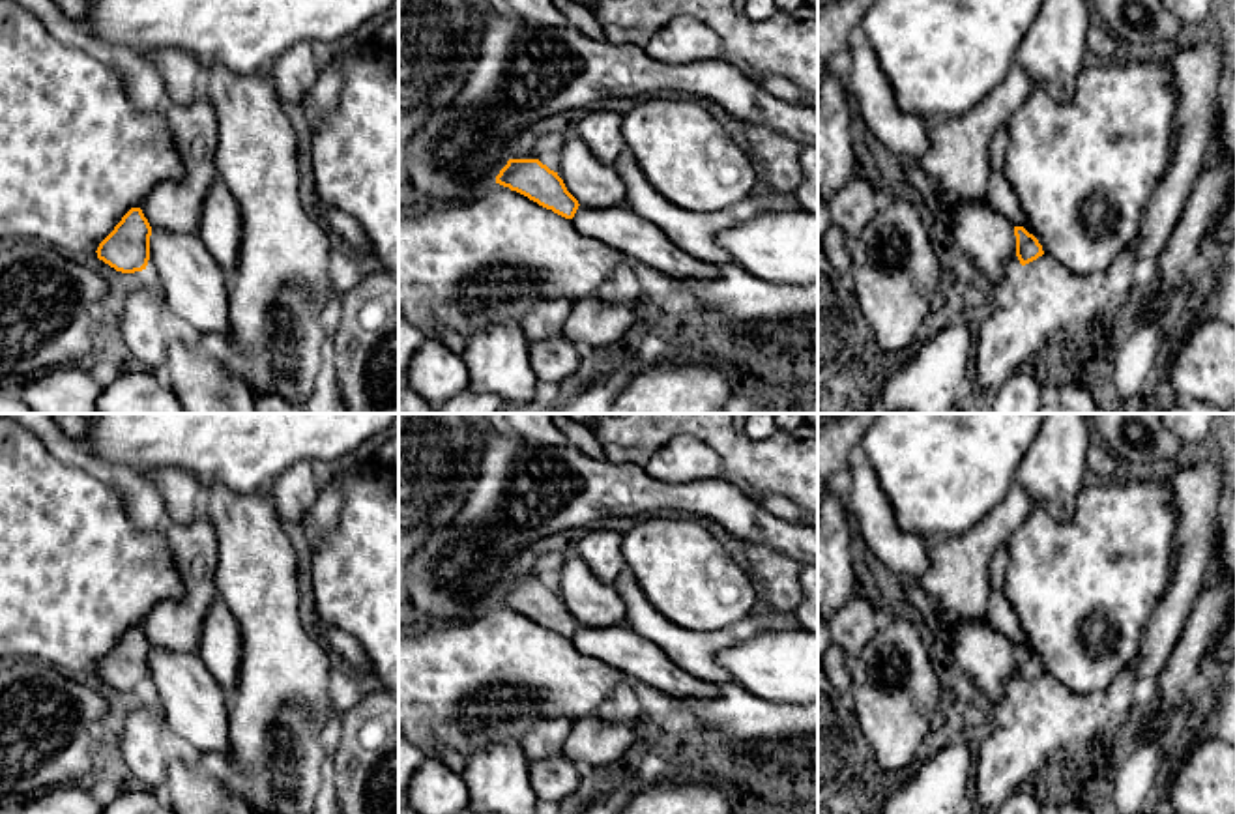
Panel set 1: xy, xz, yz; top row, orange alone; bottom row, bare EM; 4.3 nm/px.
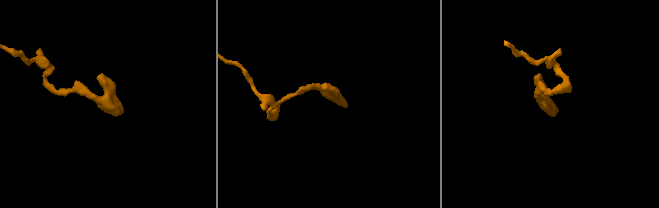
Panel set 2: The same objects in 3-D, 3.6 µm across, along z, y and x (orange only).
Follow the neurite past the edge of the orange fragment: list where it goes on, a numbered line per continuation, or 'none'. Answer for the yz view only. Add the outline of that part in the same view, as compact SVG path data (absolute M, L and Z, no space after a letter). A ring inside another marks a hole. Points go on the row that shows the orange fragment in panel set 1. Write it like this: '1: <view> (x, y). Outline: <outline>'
1: yz (1046, 302). Outline: M1136 243L1102 273L1070 271L1048 254L1022 266L1007 298L975 326L971 378L990 397L1052 341L1087 327L1125 305L1140 262Z

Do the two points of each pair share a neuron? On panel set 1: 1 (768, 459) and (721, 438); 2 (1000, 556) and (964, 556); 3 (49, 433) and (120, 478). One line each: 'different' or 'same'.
1: same
2: different
3: same

